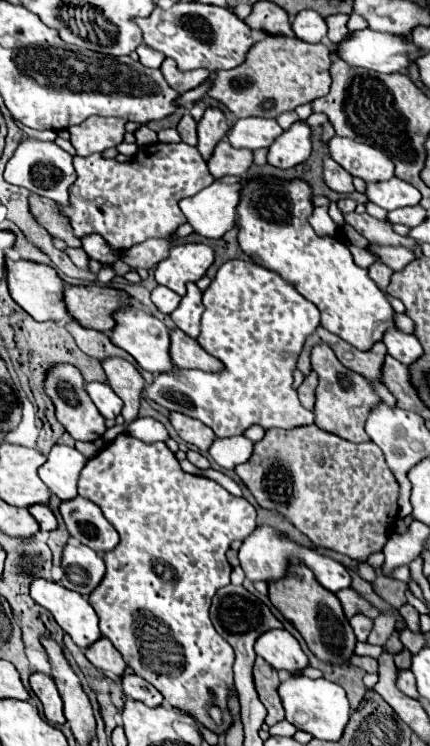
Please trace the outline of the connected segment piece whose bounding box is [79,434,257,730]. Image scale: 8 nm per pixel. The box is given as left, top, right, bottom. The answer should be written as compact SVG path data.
M119 434L99 454L95 454L93 458L87 460L87 464L85 464L85 468L81 470L81 476L79 476L79 494L85 496L85 498L91 498L103 510L103 514L107 516L107 520L115 526L115 530L121 536L119 544L113 550L109 550L109 552L103 554L107 572L105 572L103 580L99 582L99 586L89 594L89 604L93 606L93 610L99 616L99 628L101 628L103 636L107 636L113 642L113 646L121 652L125 664L129 668L133 668L133 672L137 676L141 676L147 682L151 682L163 694L163 698L165 698L167 704L185 710L187 714L195 716L201 724L205 724L211 730L211 718L207 718L207 714L203 714L203 710L207 710L207 702L219 702L219 706L223 706L223 710L227 710L227 696L229 696L229 690L233 688L233 670L231 668L233 668L235 654L233 654L231 646L227 646L227 642L223 642L223 638L219 638L219 634L217 634L217 630L215 630L215 626L213 626L213 622L209 618L209 608L211 608L211 598L215 596L215 592L231 582L229 580L229 576L231 576L231 564L225 558L231 542L247 538L247 534L251 534L251 530L257 526L255 524L255 516L257 516L255 506L249 504L243 496L229 494L221 484L217 484L211 478L185 472L181 468L179 460L167 448L165 442L145 444L145 442L141 442L141 440L137 440L137 438L129 436L129 434Z

